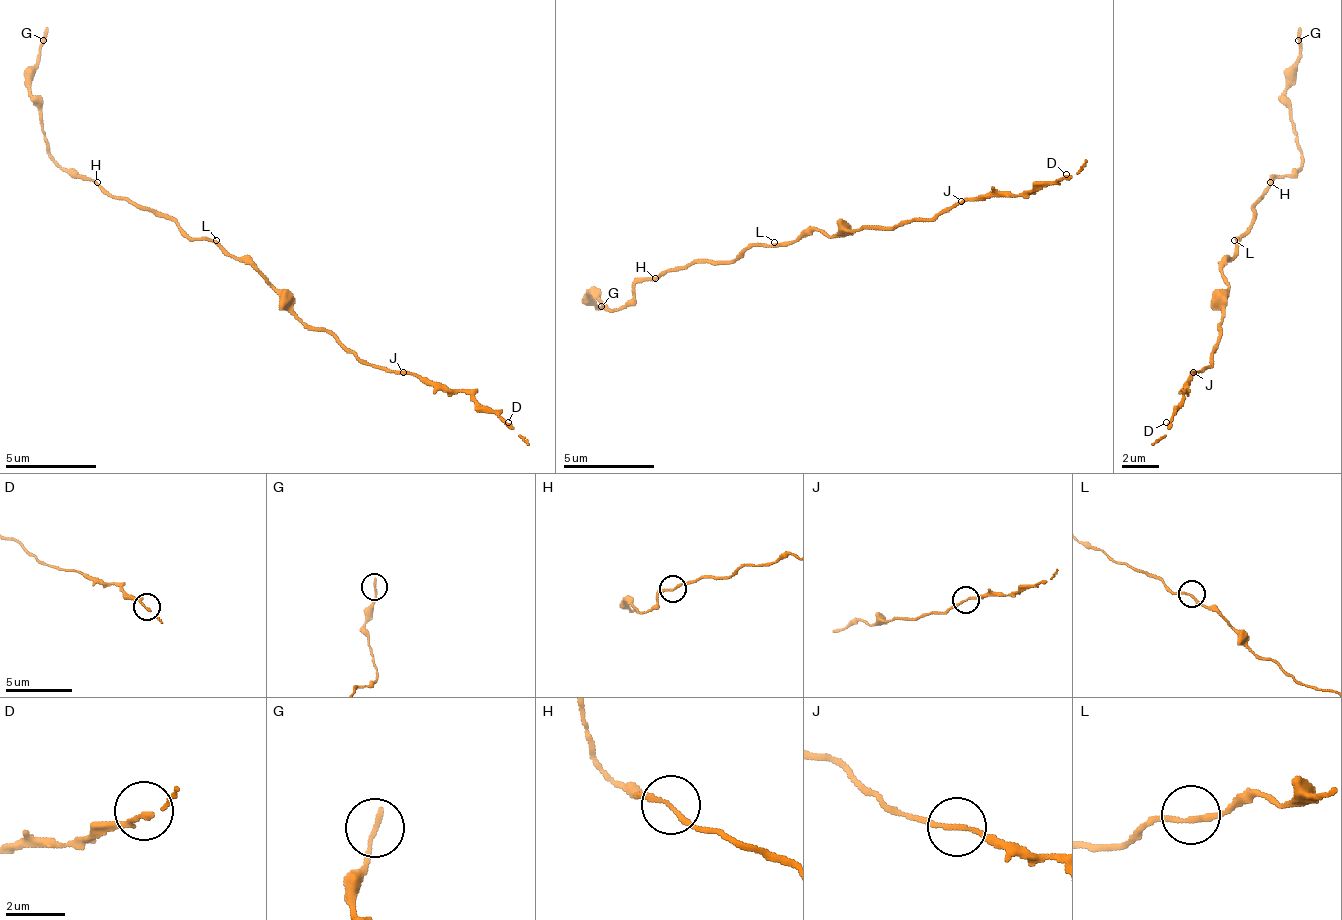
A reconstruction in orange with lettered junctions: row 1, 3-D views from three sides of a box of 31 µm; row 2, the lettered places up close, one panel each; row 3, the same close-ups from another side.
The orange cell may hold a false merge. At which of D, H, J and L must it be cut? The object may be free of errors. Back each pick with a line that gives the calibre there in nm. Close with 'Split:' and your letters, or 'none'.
H: Thickness 170 nm
Split: H

